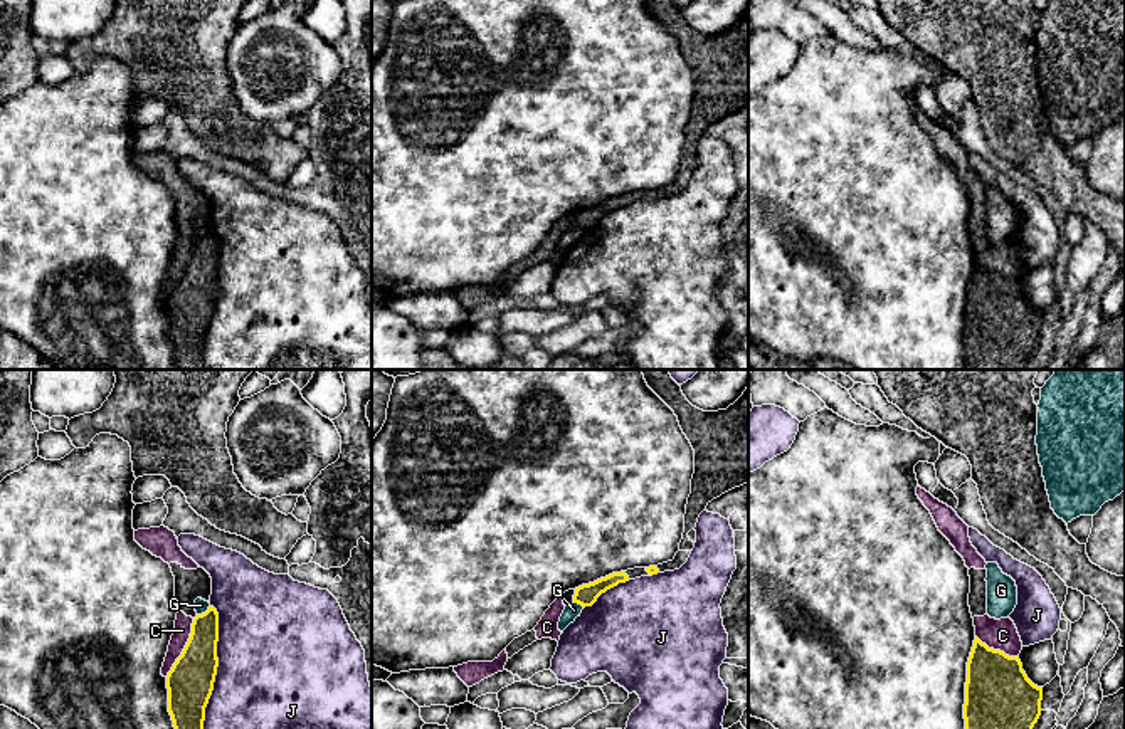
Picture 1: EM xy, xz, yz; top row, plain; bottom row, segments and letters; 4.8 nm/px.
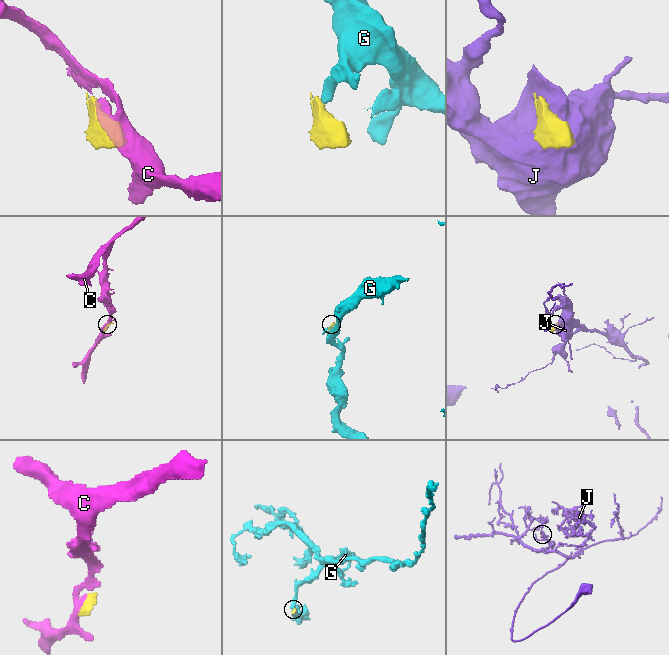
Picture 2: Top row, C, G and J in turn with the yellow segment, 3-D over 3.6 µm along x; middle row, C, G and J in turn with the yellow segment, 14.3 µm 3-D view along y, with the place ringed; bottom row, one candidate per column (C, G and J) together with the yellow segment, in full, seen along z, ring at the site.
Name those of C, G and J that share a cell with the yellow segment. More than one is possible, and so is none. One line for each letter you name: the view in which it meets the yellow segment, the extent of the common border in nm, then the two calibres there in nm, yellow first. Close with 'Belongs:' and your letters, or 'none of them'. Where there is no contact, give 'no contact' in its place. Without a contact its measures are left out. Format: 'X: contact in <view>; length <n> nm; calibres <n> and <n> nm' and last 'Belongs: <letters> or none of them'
C: contact in xy; length 320 nm; calibres 220 and 90 nm
Belongs: C

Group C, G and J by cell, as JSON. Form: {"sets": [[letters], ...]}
{"sets": [["C"], ["G"], ["J"]]}

